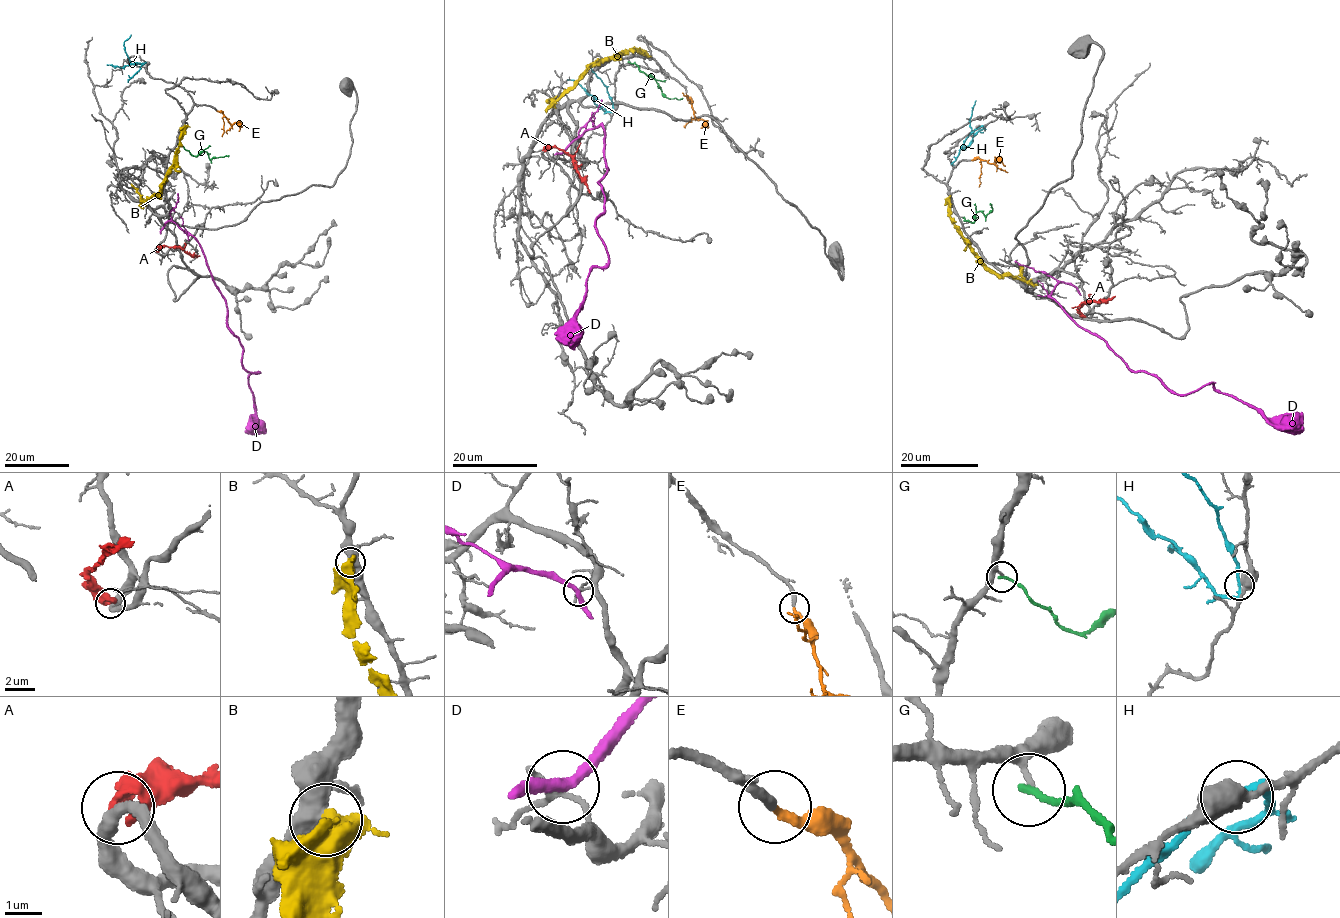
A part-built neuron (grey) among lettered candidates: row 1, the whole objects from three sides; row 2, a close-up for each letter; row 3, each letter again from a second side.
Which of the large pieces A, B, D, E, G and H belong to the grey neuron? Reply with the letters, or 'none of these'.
E

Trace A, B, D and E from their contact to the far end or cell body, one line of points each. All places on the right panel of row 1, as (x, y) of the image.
A: (1084, 317), (1078, 310), (1080, 306), (1106, 302), (1115, 296)
B: (949, 197), (952, 222), (964, 242), (989, 268), (1024, 280), (1021, 264)
D: (1077, 287), (1059, 282), (1050, 296), (1134, 371), (1153, 373), (1176, 393), (1211, 383), (1267, 418), (1303, 430)
E: (972, 159), (994, 164), (996, 159), (1005, 166)

